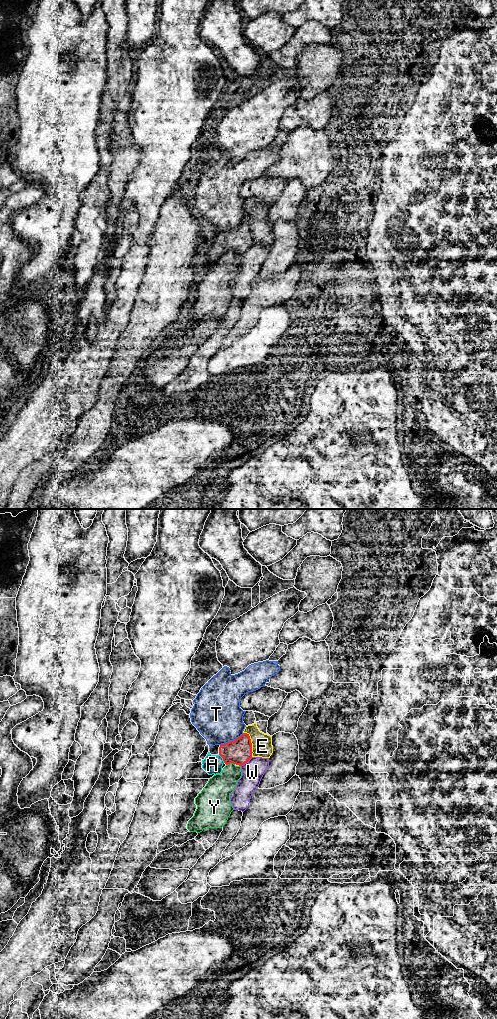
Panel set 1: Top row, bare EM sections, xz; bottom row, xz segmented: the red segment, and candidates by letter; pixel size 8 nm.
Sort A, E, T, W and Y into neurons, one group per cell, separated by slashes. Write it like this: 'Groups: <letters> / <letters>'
Groups: A / E / T / W / Y

